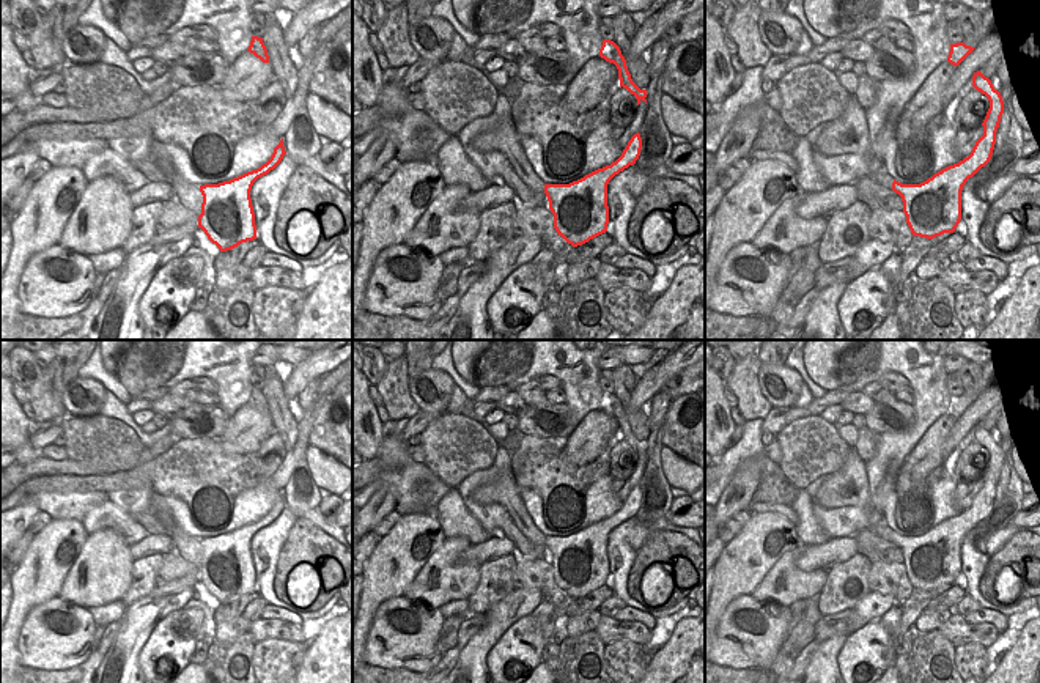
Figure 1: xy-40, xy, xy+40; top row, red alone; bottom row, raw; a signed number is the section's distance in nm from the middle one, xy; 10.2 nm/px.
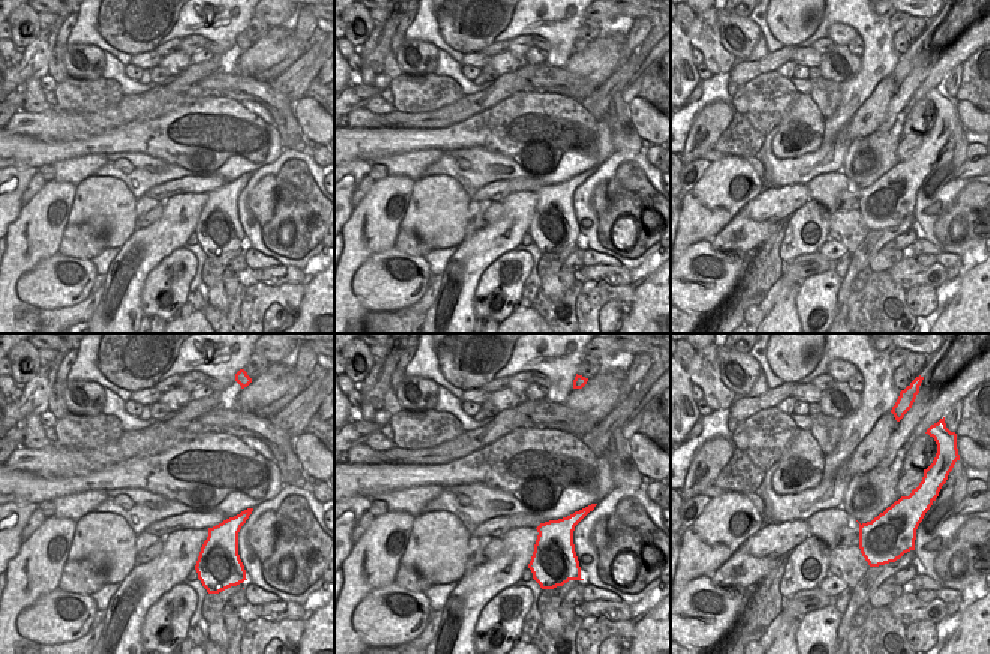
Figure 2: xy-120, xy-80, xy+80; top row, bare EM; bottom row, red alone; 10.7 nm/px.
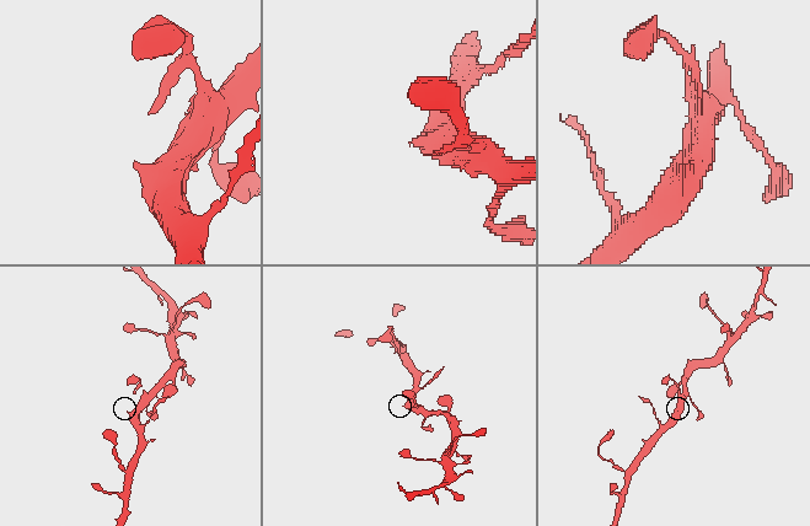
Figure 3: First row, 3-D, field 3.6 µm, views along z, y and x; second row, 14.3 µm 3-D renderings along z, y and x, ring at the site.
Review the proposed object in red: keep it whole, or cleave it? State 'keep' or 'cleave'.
keep

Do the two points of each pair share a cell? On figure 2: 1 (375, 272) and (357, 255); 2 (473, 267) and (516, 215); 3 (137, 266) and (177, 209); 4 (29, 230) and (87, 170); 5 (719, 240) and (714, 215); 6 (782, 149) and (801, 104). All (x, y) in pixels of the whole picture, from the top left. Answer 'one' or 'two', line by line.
1: two
2: one
3: one
4: two
5: two
6: one

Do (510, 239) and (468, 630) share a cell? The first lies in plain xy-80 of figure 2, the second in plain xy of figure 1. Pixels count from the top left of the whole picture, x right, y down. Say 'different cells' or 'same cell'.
different cells

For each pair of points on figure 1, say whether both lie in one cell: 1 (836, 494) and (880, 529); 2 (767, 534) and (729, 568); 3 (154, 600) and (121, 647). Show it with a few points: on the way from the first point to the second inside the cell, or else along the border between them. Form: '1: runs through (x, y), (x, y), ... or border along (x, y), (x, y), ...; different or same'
1: runs through (848, 494), (856, 496), (874, 516); same
2: runs through (757, 543), (738, 562); same
3: runs through (148, 611), (137, 622), (132, 636); same

